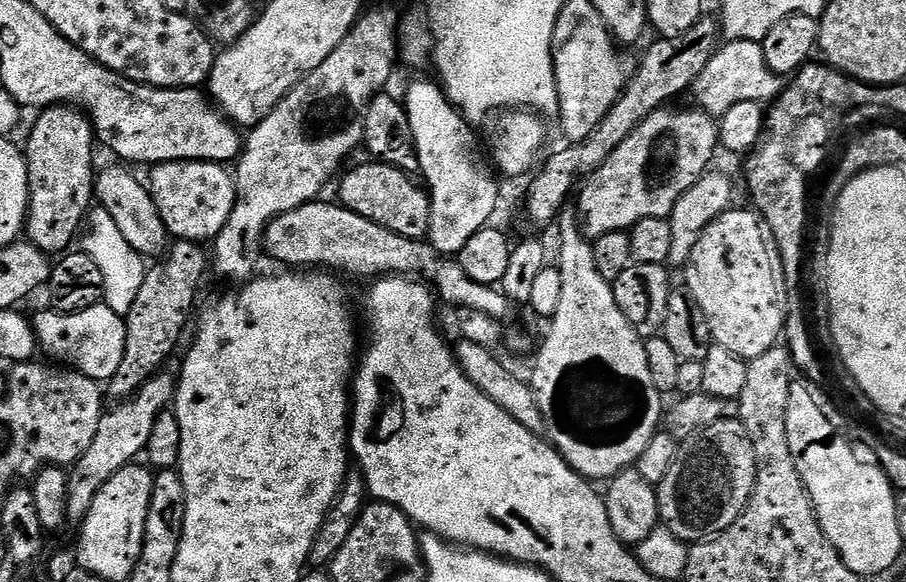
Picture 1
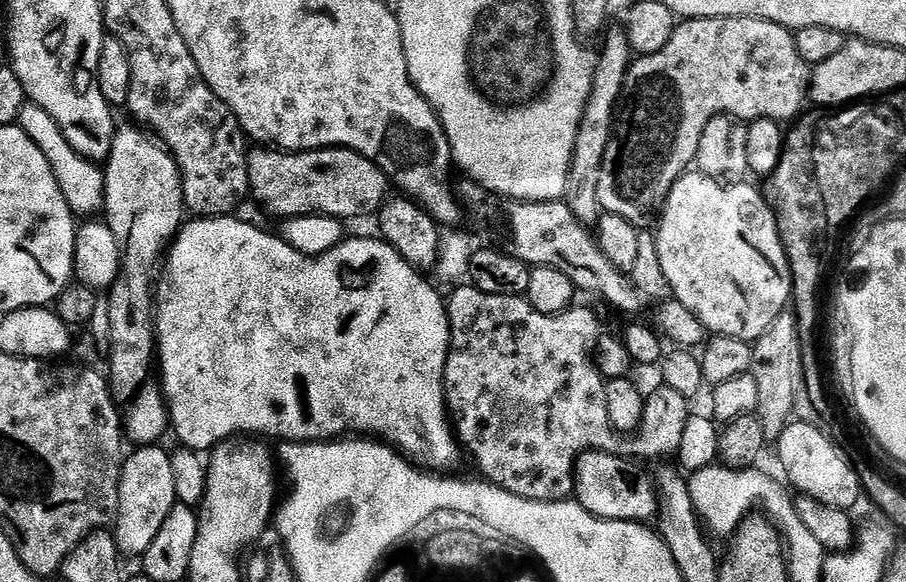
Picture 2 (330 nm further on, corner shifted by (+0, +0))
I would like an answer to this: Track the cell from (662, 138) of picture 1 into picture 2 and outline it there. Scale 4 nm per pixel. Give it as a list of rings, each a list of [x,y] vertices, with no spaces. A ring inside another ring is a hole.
[[[723,16],[722,18],[706,18],[705,20],[685,19],[674,30],[670,42],[666,42],[666,46],[662,46],[662,50],[658,50],[649,56],[639,57],[628,69],[626,103],[623,105],[622,115],[618,120],[618,139],[609,143],[608,147],[604,149],[604,162],[600,166],[598,186],[594,190],[595,199],[601,209],[604,212],[618,214],[635,225],[639,225],[641,223],[640,220],[646,219],[647,216],[653,215],[652,217],[655,217],[668,201],[670,190],[676,185],[678,178],[693,167],[698,154],[698,146],[702,142],[702,134],[706,130],[708,123],[715,116],[727,114],[740,122],[751,122],[757,118],[775,120],[777,122],[785,122],[784,120],[788,120],[787,122],[795,121],[801,115],[802,109],[800,107],[806,104],[806,74],[804,78],[804,71],[806,71],[806,65],[804,59],[798,54],[795,35],[789,29],[778,26],[774,22],[760,20],[757,16],[739,16],[738,18]]]

